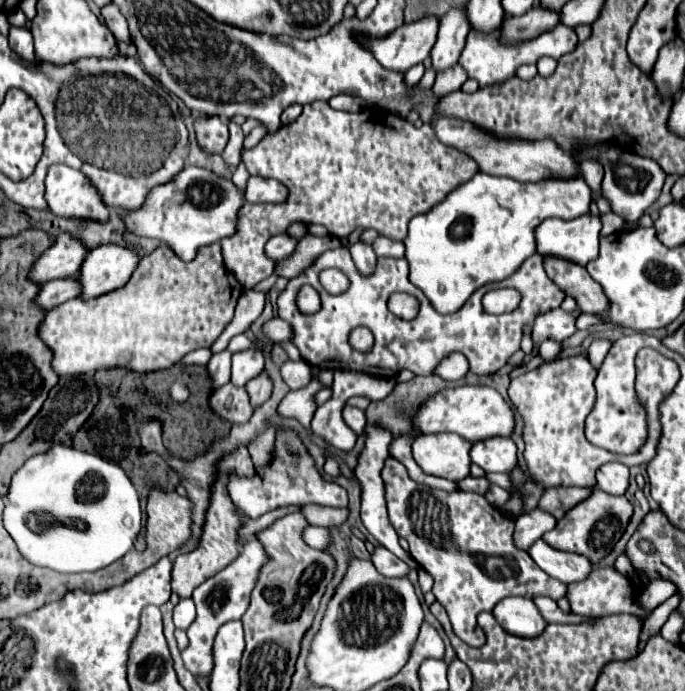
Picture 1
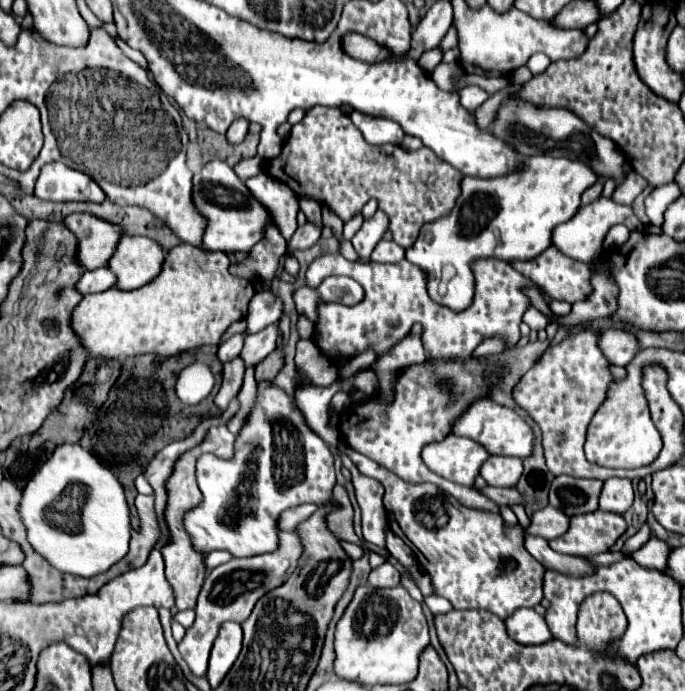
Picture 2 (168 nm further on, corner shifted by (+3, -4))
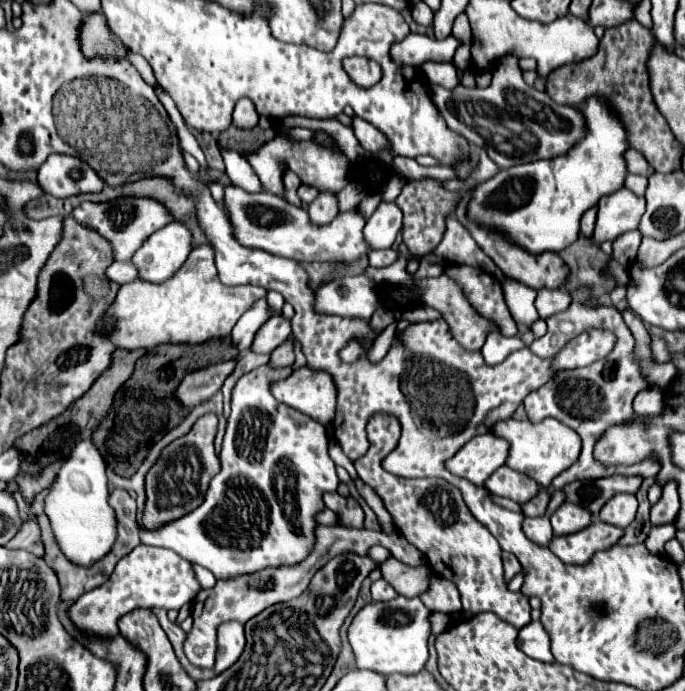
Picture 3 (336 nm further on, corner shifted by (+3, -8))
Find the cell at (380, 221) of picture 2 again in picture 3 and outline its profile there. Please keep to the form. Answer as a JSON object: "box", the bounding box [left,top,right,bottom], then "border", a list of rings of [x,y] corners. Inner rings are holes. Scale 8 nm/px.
{"box":[363,203,401,249],"border":[[[381,203],[363,229],[365,243],[371,249],[387,249],[395,243],[401,229],[401,209],[395,203]]]}

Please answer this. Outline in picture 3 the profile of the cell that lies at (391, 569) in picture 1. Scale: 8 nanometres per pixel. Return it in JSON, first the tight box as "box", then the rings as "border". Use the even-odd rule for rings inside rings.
{"box":[371,577,397,601],"border":[[[381,577],[379,581],[375,581],[371,585],[371,595],[373,595],[375,601],[391,601],[391,599],[397,597],[397,591]]]}

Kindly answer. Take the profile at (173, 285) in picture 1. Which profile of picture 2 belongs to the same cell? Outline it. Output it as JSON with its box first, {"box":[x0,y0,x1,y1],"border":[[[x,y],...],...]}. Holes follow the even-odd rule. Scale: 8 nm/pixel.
{"box":[73,243,255,359],"border":[[[179,243],[167,253],[161,277],[153,279],[153,283],[147,283],[145,287],[139,287],[135,291],[121,291],[113,287],[97,295],[85,295],[73,311],[73,329],[77,329],[77,335],[81,335],[89,357],[125,359],[141,353],[179,355],[201,345],[219,345],[229,325],[245,319],[253,295],[255,287],[249,279],[229,273],[229,259],[225,253],[209,253],[189,243]]]}

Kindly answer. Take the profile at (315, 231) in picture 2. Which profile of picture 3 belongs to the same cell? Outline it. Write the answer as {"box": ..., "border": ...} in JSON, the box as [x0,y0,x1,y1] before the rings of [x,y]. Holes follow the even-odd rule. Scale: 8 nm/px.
{"box":[307,193,337,225],"border":[[[321,193],[313,203],[307,205],[309,211],[309,219],[313,219],[313,223],[317,225],[325,225],[331,223],[337,217],[337,199],[333,193]]]}

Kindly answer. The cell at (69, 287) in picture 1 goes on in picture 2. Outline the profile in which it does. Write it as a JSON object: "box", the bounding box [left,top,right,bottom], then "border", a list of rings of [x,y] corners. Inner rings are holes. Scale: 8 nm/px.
{"box":[77,267,117,295],"border":[[[99,267],[99,269],[93,269],[93,271],[87,271],[79,283],[77,283],[77,289],[87,295],[87,293],[99,293],[99,291],[107,291],[109,287],[113,287],[117,283],[117,277],[115,273],[109,269],[109,267]]]}

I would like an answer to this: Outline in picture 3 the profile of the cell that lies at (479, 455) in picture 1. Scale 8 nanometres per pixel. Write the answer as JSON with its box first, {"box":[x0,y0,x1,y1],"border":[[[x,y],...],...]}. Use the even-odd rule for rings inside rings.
{"box":[485,465,539,503],"border":[[[507,465],[499,467],[489,477],[485,481],[485,487],[495,495],[513,499],[515,503],[525,503],[527,499],[531,499],[539,491],[539,485],[533,479],[529,479],[529,475],[525,475],[521,471],[513,471]]]}

